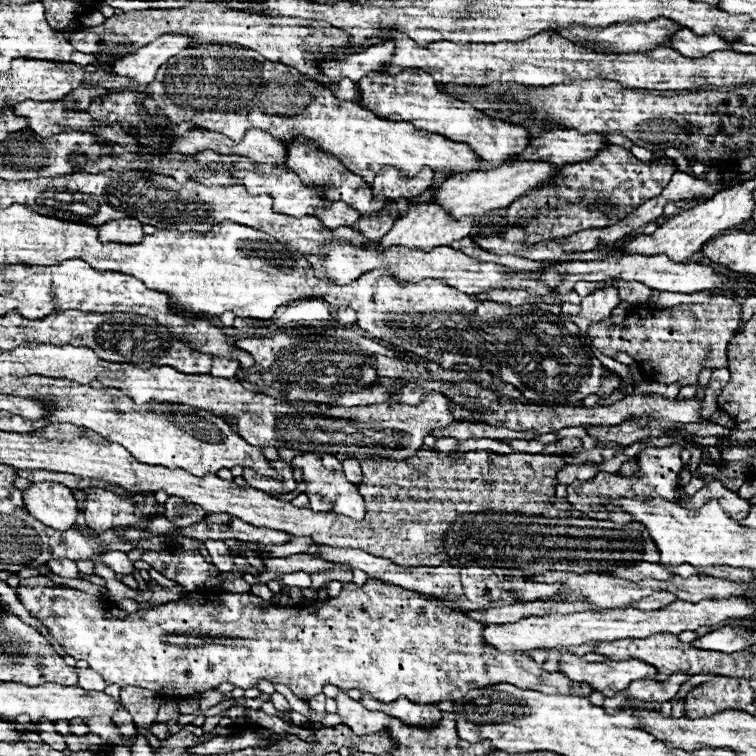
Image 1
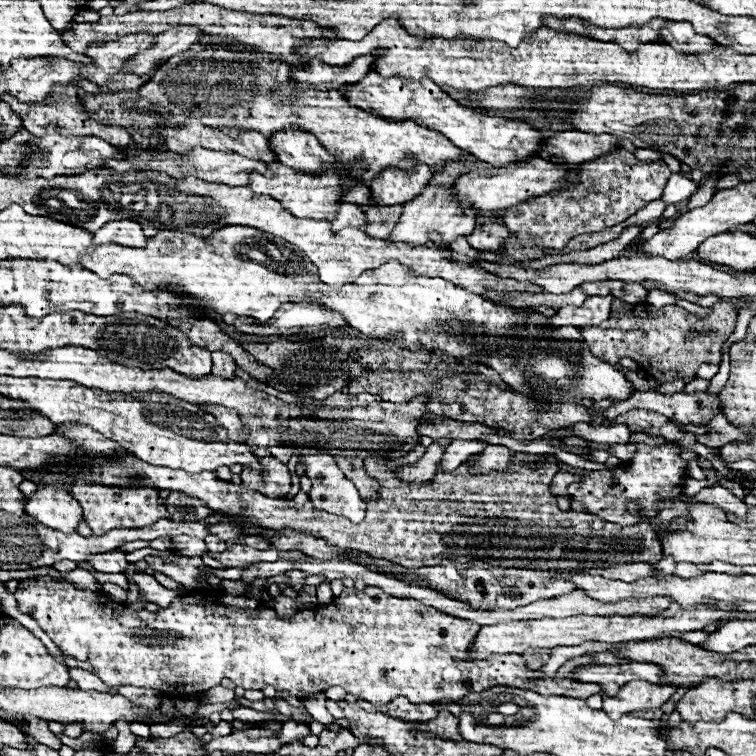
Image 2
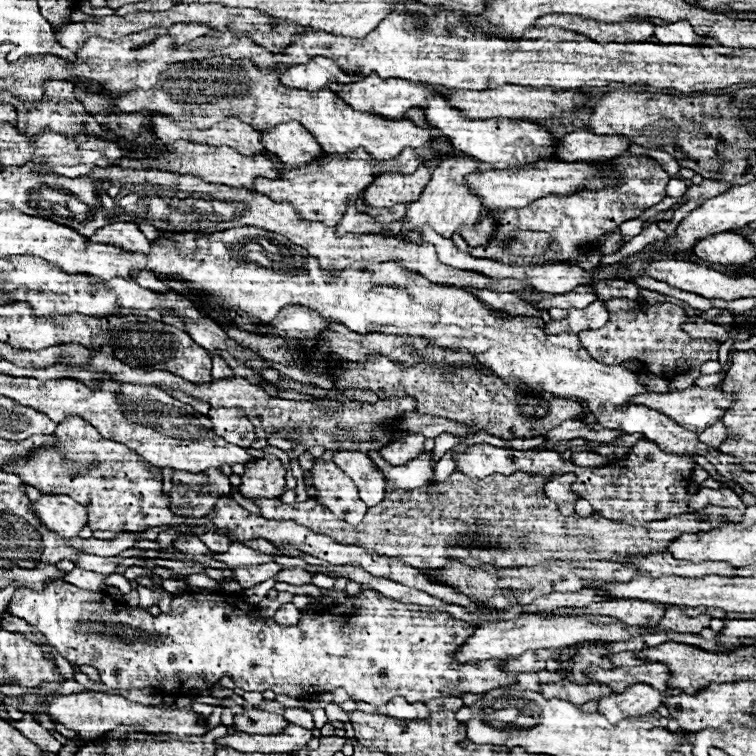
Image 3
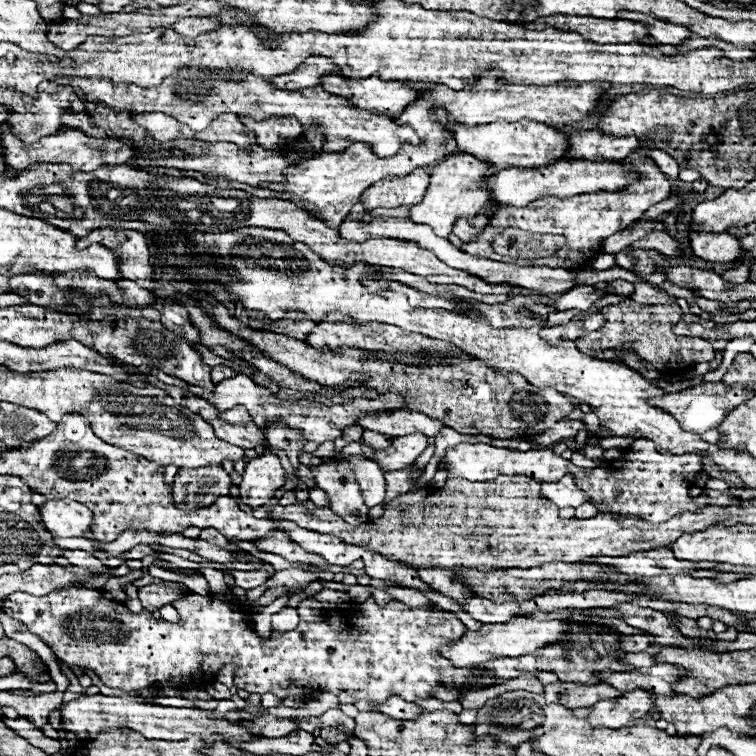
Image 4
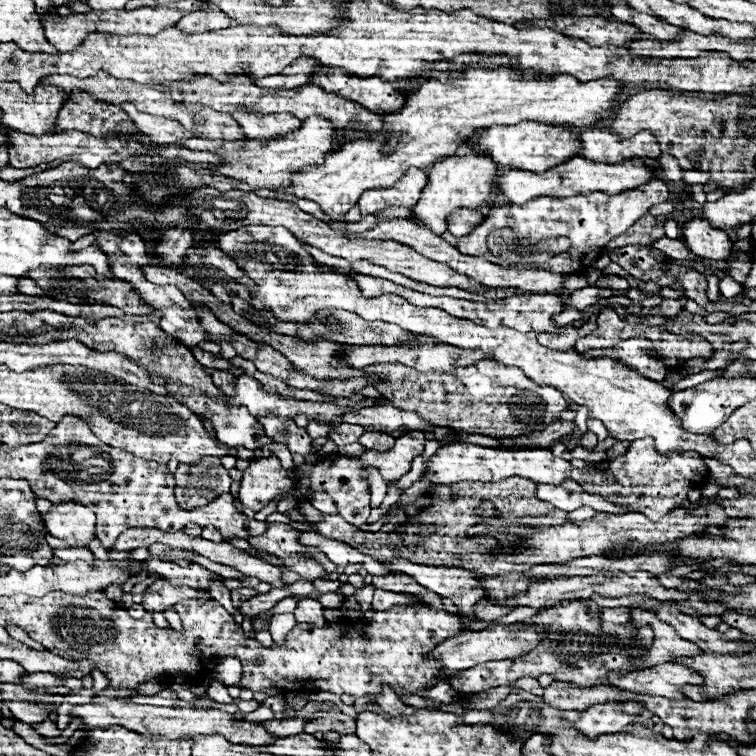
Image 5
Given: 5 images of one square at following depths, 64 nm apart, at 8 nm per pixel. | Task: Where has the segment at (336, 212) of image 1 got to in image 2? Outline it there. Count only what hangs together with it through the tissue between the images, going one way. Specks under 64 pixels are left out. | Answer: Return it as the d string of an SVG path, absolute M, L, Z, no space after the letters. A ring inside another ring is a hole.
M340 204L338 208L338 214L336 214L336 220L332 220L332 230L334 232L340 232L344 228L358 228L362 230L364 226L368 224L368 218L366 214L356 206L356 204Z

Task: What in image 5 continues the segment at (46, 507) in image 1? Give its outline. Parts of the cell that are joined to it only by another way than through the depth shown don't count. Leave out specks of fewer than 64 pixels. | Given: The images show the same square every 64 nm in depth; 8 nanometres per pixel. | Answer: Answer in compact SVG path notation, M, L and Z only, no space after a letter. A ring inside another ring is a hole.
M72 502L54 504L52 512L44 516L44 524L52 536L80 548L88 548L96 534L96 516L92 510Z

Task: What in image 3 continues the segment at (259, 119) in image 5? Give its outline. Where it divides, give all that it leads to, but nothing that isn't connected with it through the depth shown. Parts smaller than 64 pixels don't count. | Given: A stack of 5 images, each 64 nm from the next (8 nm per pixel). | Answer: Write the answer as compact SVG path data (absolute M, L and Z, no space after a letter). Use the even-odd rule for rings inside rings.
M296 120L278 124L276 128L260 130L262 144L268 152L276 154L286 166L300 166L320 158L320 144L316 138Z

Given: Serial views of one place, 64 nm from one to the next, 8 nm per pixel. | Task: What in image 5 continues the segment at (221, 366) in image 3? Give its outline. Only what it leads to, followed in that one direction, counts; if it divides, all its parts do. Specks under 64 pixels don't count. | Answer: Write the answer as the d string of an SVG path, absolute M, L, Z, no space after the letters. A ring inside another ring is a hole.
M216 370L216 372L212 374L212 380L224 394L229 396L233 396L235 394L234 384L236 382L236 378L234 378L232 374L228 374L228 372L224 372L224 370Z

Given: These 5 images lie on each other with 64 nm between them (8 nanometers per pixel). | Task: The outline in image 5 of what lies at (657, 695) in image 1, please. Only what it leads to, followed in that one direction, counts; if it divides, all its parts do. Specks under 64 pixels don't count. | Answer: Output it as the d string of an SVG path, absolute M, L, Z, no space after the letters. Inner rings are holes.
M636 702L596 704L596 706L588 708L586 712L582 712L582 716L574 724L574 728L582 736L586 736L590 740L596 740L596 736L602 736L602 734L624 732L628 722L632 722L642 710L644 708Z

